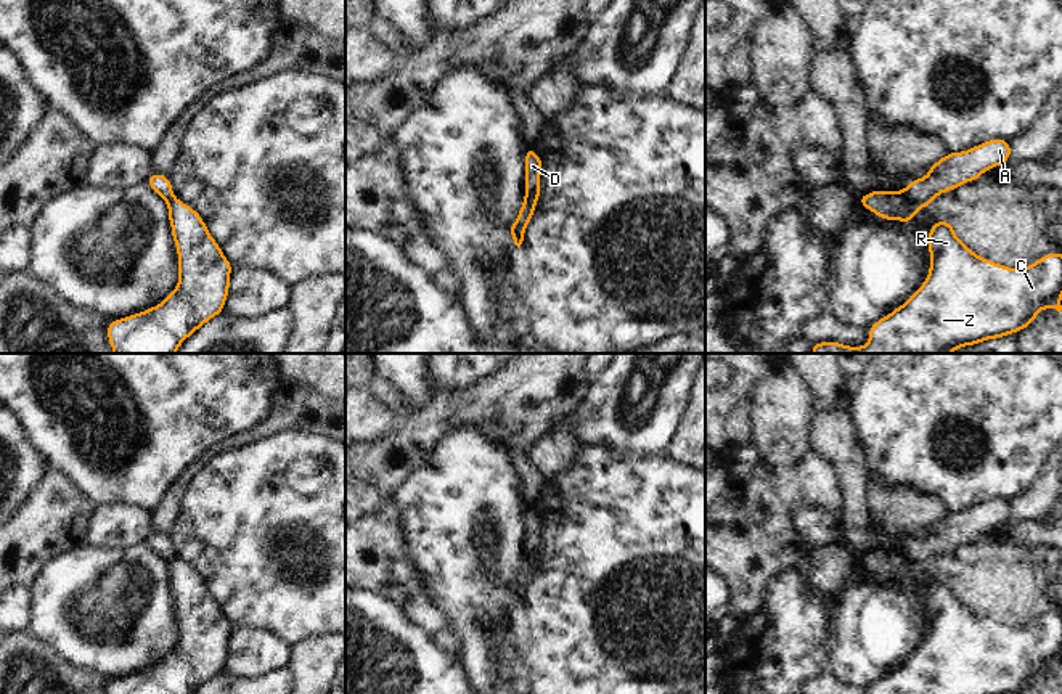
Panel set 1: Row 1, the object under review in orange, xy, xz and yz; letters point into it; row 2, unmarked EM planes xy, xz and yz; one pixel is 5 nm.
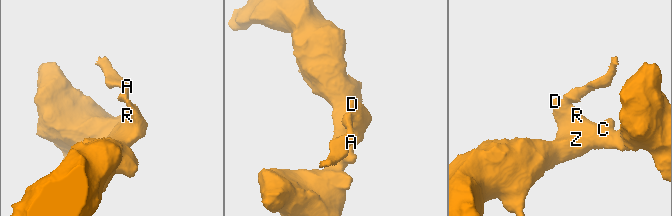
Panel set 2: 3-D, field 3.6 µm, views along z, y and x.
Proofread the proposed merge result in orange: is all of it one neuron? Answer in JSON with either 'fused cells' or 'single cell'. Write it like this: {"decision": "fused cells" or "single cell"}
{"decision": "fused cells"}

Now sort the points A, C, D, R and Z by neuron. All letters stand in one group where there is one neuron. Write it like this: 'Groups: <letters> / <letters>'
Groups: A / C D R Z

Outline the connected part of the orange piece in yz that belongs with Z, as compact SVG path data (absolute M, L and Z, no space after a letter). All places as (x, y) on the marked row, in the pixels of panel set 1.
M946 220L932 225L927 247L932 257L927 280L901 307L868 329L866 345L848 347L827 341L811 345L811 353L950 353L962 345L1022 331L1041 308L1062 310L1060 252L1049 252L1030 267L1007 268L974 254Z

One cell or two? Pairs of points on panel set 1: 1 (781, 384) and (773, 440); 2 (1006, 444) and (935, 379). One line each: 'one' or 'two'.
1: one
2: one

